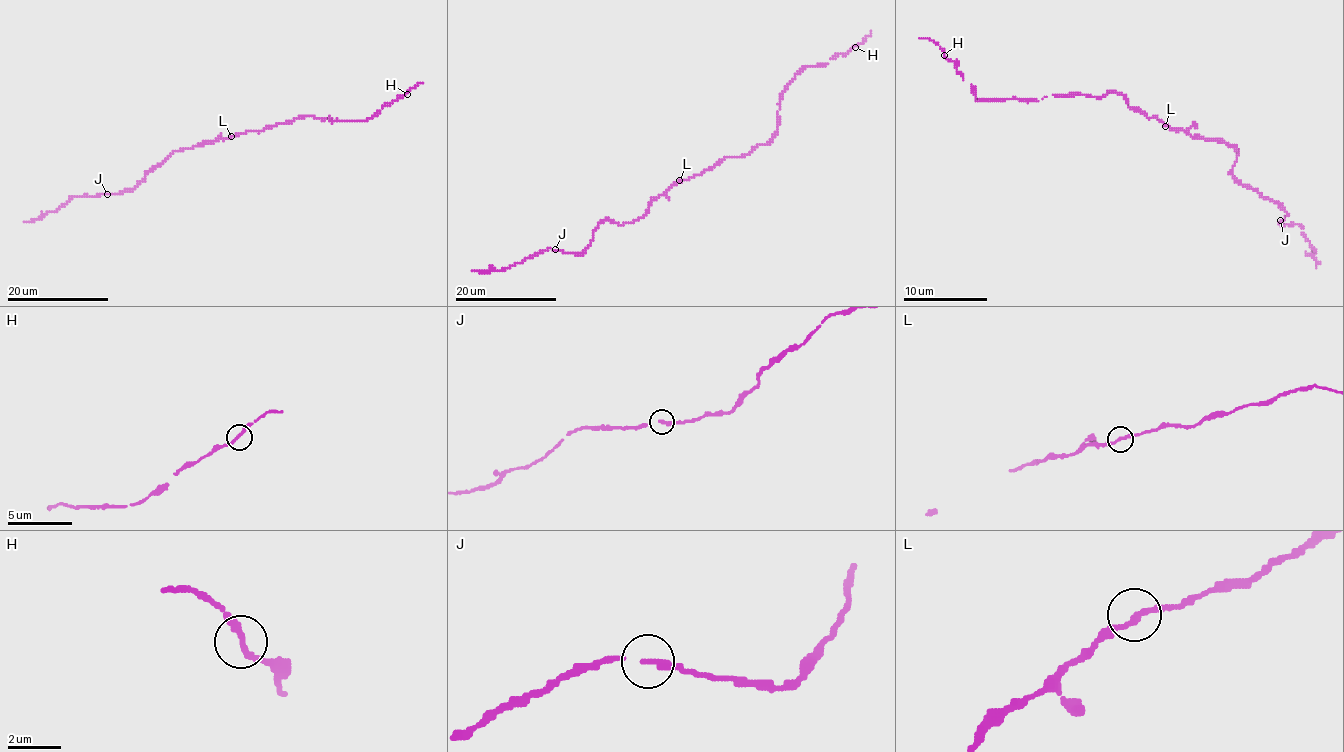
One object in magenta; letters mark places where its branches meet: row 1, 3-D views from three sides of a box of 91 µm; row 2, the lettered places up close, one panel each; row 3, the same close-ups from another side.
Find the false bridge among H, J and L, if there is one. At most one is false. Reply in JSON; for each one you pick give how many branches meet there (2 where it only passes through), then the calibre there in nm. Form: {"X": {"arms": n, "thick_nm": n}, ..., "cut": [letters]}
{"cut": []}

